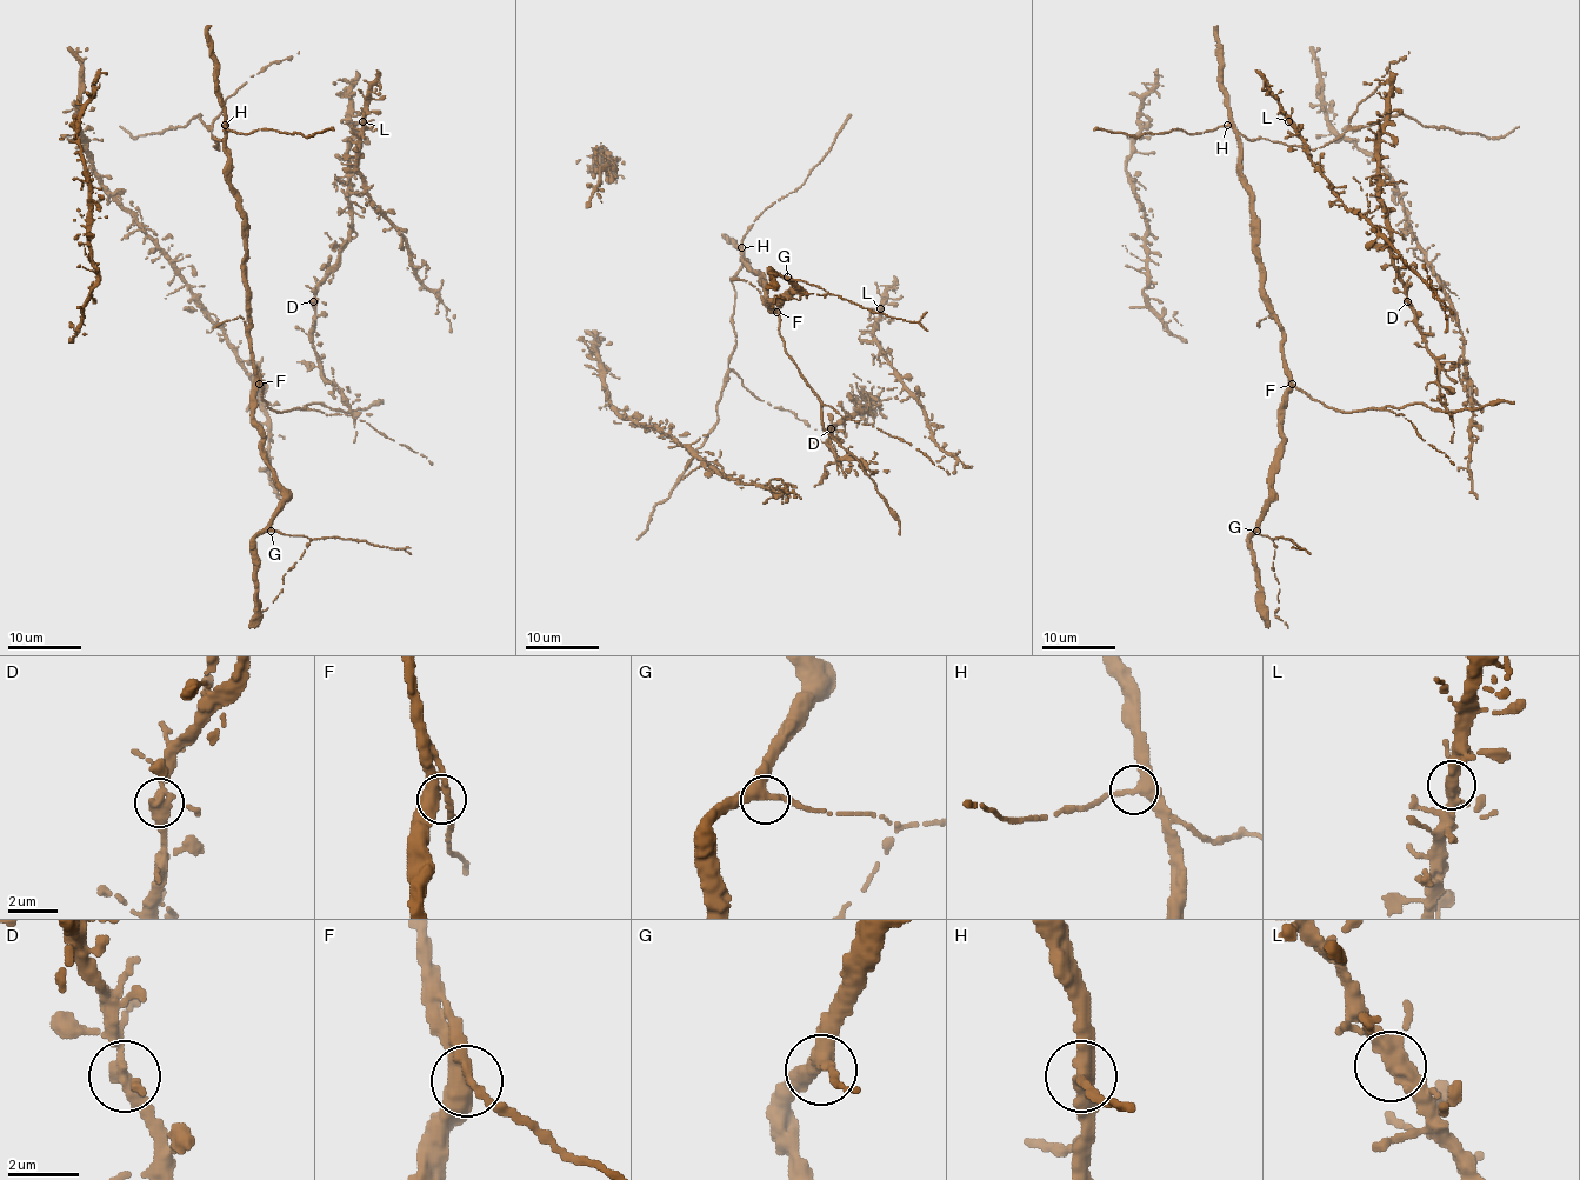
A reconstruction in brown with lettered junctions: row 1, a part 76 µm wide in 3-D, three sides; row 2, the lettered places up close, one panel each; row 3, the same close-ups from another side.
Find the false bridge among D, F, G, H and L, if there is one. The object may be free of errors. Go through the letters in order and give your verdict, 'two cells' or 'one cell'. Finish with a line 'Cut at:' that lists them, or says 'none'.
D: one cell
F: one cell
G: one cell
H: one cell
L: one cell
Cut at: none

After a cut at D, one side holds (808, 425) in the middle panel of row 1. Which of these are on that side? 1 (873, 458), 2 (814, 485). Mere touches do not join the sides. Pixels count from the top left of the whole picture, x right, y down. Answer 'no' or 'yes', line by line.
1: no
2: no

